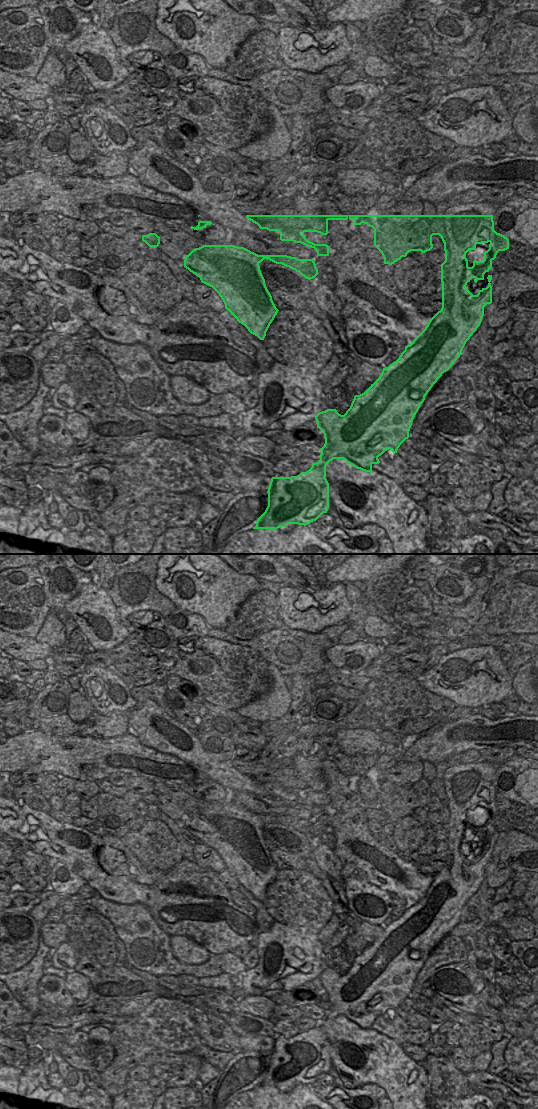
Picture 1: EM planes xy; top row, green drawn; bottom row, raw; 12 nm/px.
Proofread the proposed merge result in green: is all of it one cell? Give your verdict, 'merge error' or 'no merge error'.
merge error

